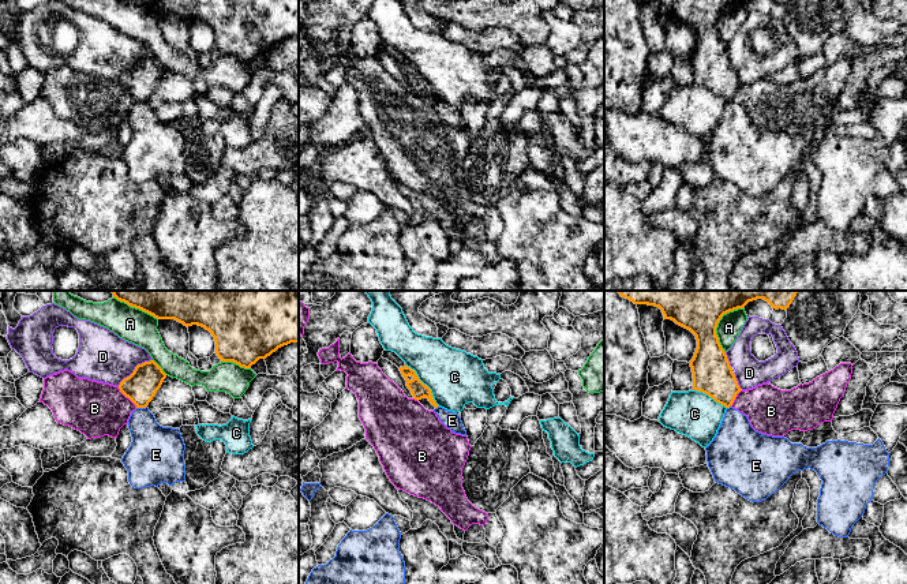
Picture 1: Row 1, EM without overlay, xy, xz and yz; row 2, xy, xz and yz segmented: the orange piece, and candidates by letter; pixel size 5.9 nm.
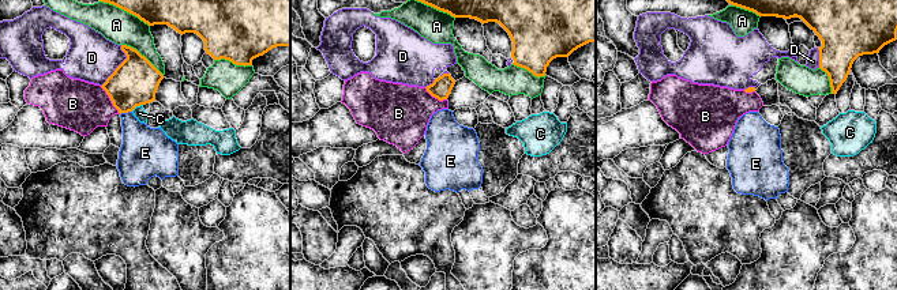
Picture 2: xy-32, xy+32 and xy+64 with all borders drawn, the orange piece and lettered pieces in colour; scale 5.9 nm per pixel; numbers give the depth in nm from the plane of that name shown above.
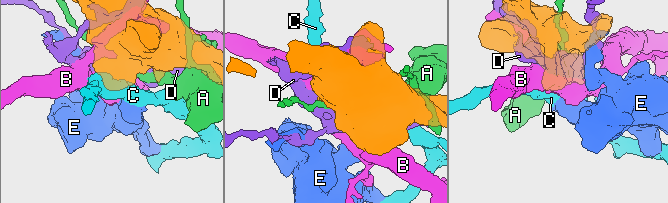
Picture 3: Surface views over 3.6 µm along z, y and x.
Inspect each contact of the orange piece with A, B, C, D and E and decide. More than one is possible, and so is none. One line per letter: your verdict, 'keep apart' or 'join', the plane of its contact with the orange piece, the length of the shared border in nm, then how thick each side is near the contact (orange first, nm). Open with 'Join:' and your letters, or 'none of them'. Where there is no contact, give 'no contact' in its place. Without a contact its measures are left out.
Join: none of them
A: keep apart | yz | 300 nm | 220/140 nm
B: keep apart | xy | 170 nm | 190/320 nm
C: keep apart | xz | 320 nm | 100/320 nm
D: keep apart | xy | 260 nm | 190/300 nm
E: keep apart | xy | 70 nm | 190/260 nm

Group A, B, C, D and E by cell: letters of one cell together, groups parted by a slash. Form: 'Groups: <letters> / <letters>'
Groups: A / B / C / D / E

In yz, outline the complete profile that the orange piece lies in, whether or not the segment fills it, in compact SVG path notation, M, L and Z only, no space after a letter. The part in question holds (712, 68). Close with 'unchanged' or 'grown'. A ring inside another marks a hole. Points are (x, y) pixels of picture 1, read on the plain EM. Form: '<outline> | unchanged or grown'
M655 0L659 1L664 14L671 14L676 19L690 25L697 34L697 42L690 61L693 67L693 85L702 86L712 91L716 97L730 102L742 85L738 79L735 68L730 60L727 49L719 37L716 22L722 11L730 5L743 3L745 0Z | unchanged

